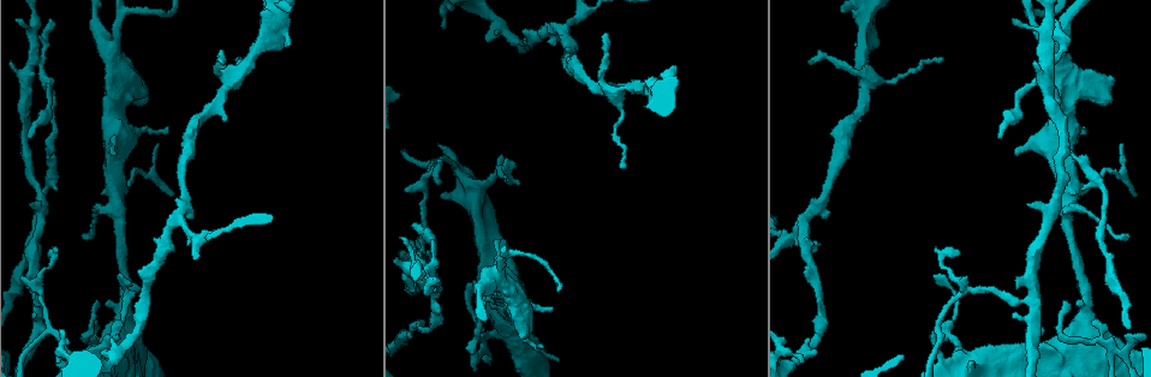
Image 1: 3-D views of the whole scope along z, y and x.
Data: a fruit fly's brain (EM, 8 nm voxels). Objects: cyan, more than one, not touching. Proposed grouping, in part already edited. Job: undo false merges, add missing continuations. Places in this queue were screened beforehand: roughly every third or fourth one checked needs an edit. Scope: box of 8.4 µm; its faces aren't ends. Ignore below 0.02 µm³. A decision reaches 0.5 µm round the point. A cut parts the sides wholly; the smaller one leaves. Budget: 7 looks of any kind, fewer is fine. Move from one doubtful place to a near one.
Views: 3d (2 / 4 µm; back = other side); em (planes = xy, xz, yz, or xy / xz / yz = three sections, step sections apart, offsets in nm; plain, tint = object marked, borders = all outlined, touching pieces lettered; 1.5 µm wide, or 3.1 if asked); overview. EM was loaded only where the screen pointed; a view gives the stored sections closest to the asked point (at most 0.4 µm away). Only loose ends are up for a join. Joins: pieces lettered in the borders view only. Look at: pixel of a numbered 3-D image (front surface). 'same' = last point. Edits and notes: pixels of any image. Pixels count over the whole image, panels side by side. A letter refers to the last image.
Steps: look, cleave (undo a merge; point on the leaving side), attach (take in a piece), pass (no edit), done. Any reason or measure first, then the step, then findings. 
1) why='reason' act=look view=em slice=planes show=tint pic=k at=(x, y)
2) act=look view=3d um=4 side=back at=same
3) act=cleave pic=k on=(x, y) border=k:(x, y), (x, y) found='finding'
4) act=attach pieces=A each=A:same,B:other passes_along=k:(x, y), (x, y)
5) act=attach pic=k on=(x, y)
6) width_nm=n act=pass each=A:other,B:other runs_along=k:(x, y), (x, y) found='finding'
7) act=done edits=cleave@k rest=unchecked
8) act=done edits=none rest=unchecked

why='tapers out' act=look view=em slice=xz step=4 show=borders pic=1 at=(553, 309)

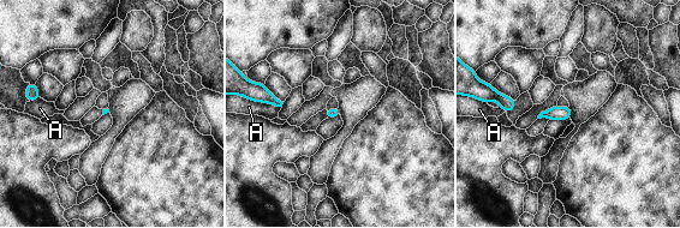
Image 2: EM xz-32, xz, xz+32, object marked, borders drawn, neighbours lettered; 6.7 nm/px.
act=look view=em slice=planes show=borders at=same

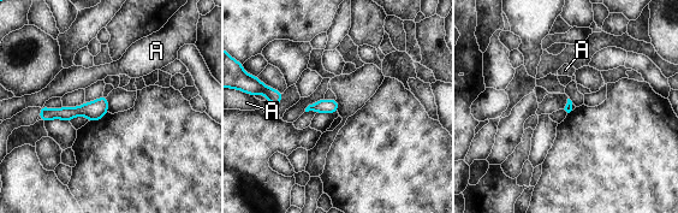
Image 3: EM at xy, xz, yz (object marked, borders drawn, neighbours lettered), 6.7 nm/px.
act=pass each=A:other border=3:(267, 99), (272, 105) found='no lettered piece goes on from it'

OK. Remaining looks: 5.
act=look view=3d um=4 pic=1 at=(234, 60)

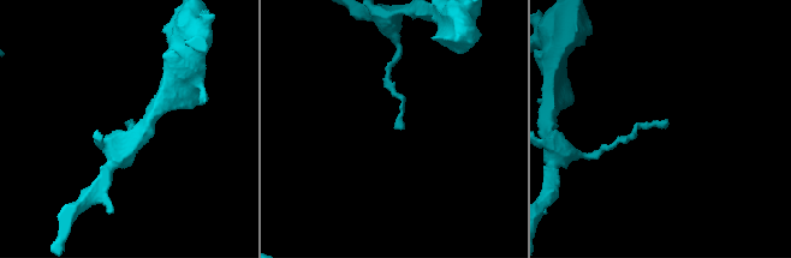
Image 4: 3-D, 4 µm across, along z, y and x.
why='shape alone is not enough' act=look view=em slice=xy step=8 show=borders pic=4 at=(667, 120)

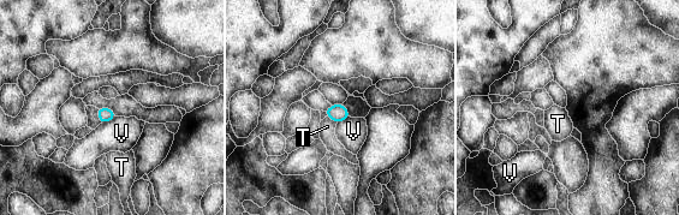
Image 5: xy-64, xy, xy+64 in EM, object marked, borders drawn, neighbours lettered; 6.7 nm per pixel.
act=look view=em slice=planes show=borders at=same

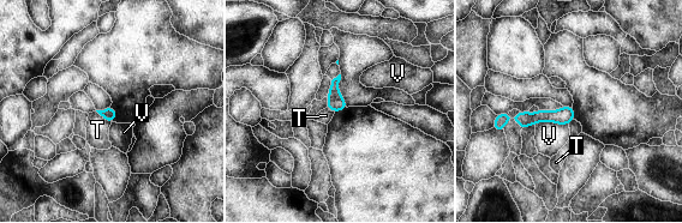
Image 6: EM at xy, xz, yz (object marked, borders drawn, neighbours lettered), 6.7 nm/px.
longest_contact=V:200nm act=pass each=T:other,V:other found='none of them fits'

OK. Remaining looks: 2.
why='abrupt turn' act=look view=3d um=2 pic=1 at=(31, 70)

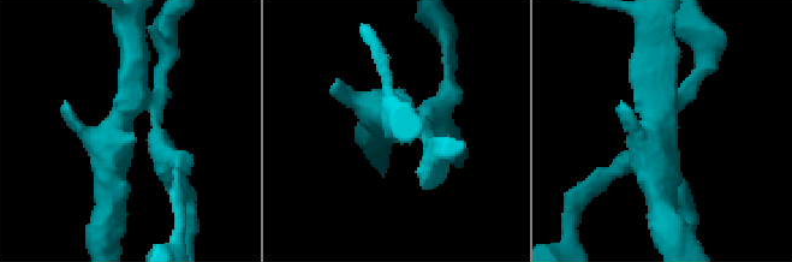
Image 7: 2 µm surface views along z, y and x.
why='shape alone is not enough' act=look view=em slice=planes show=borders pic=7 at=(657, 133)

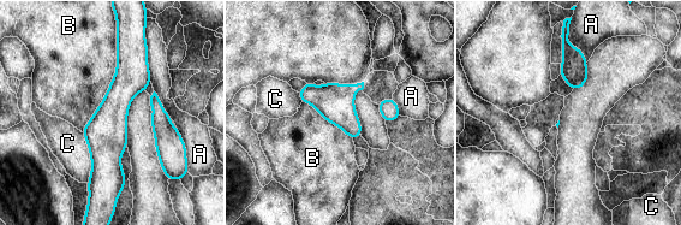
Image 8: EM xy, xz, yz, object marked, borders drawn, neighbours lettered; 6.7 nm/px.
width_nm=260 act=cleave pic=8 on=(585, 73) each=A:other,B:other,C:other found='a second neuron is stuck on'

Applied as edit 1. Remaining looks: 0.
act=done edits=cleave@8 rest=unchecked

